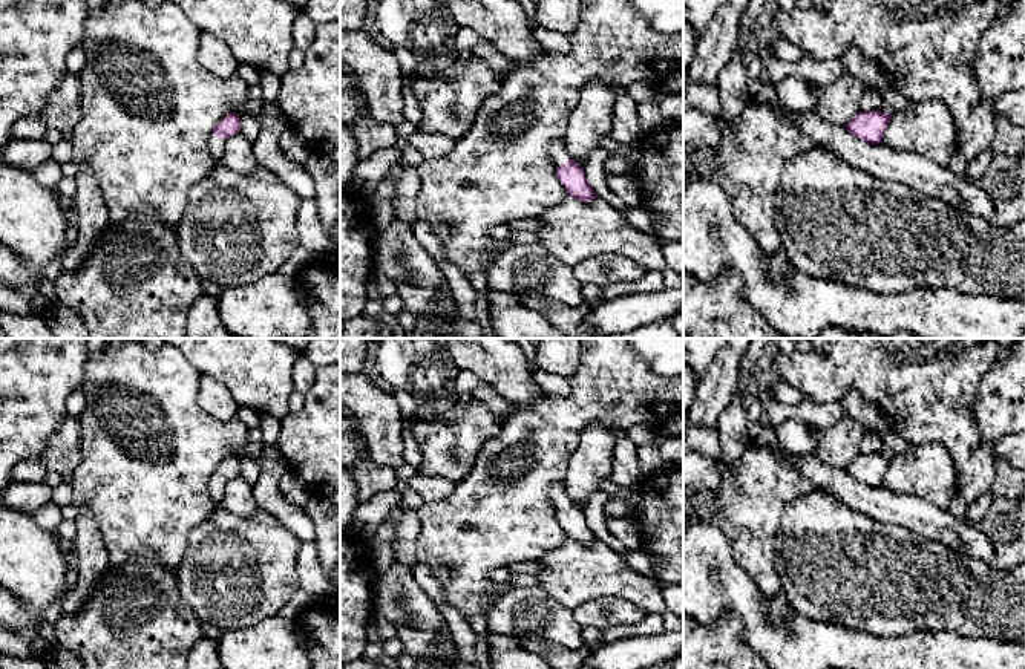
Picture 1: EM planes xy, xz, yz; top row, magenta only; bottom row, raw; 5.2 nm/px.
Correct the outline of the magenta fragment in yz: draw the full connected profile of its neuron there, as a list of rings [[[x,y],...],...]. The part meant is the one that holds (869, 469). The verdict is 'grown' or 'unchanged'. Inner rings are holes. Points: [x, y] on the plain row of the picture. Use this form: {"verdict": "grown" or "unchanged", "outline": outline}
{"verdict": "unchanged", "outline": [[[873,453],[860,455],[844,470],[853,479],[869,485],[879,487],[890,465],[892,458]]]}

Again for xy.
{"verdict": "grown", "outline": [[[230,456],[227,458],[222,464],[219,464],[219,467],[213,472],[210,481],[208,481],[208,490],[211,494],[211,499],[216,505],[219,505],[224,490],[225,490],[225,484],[234,478],[241,475],[241,462],[239,462],[239,456]]]}

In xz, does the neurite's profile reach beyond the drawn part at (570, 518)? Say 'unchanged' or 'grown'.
grown

